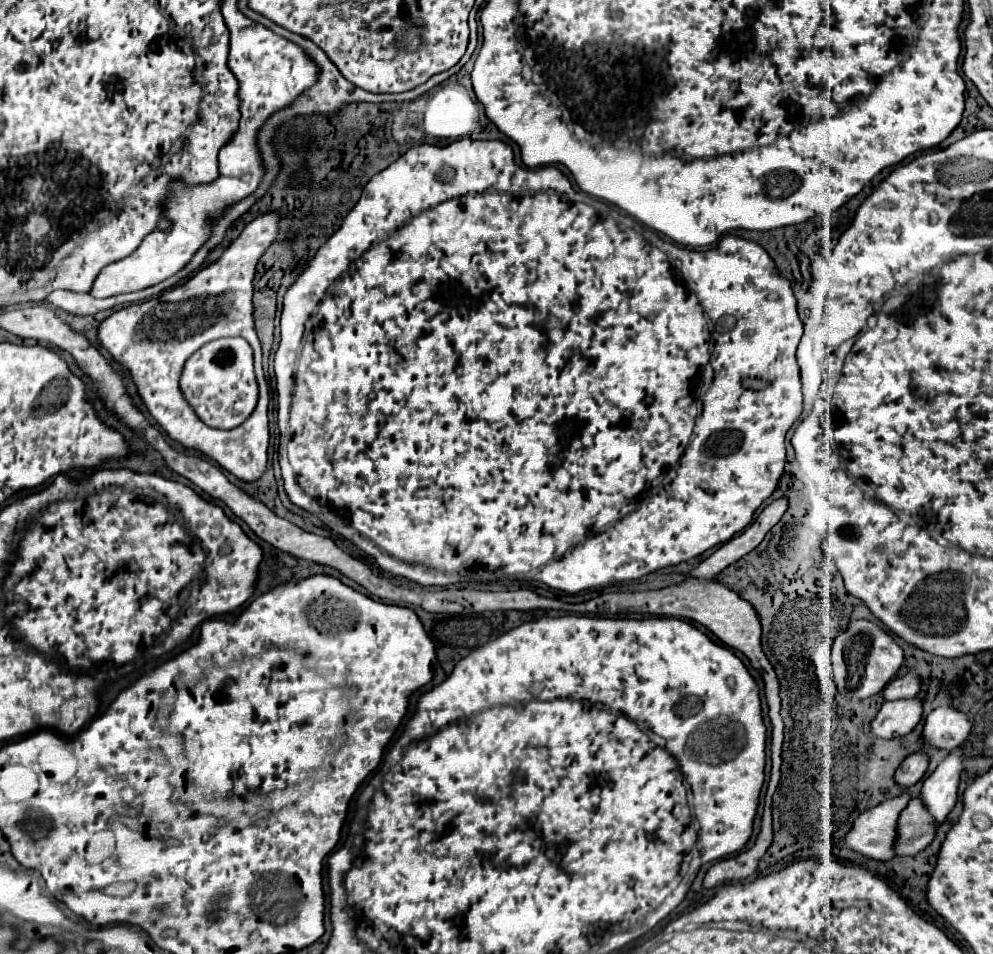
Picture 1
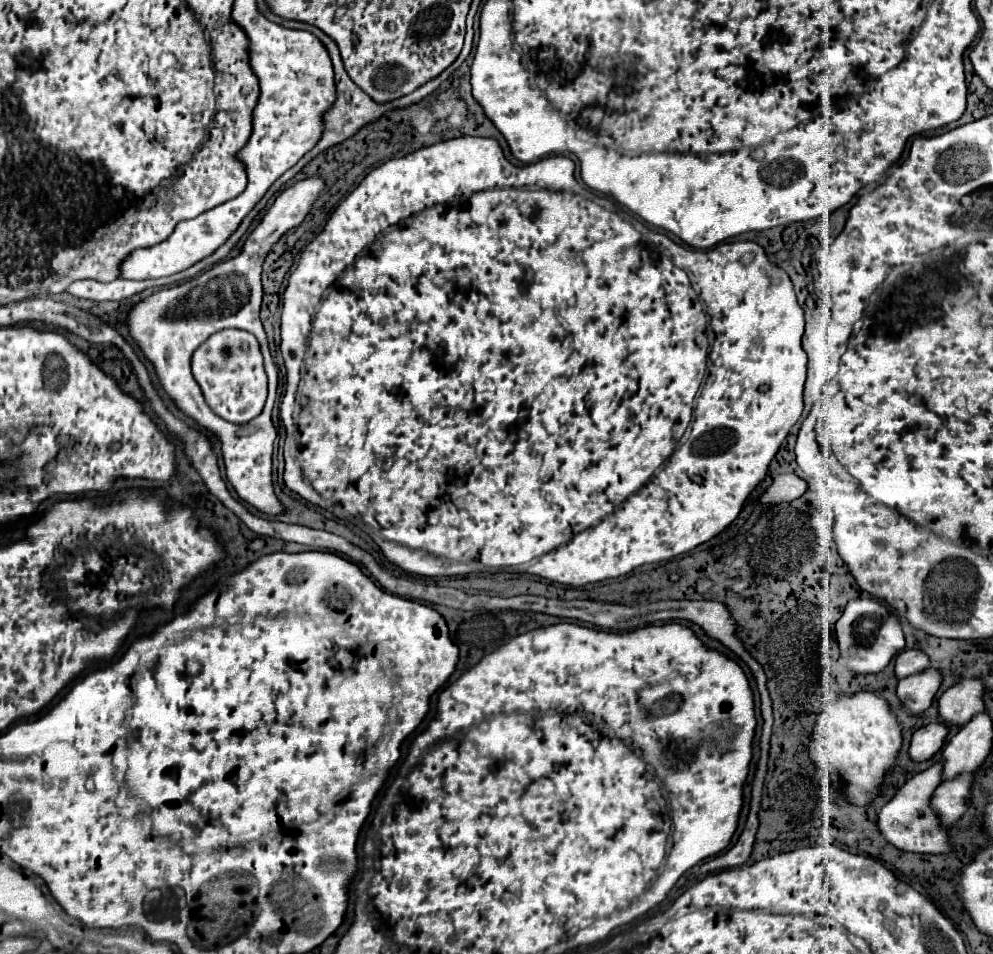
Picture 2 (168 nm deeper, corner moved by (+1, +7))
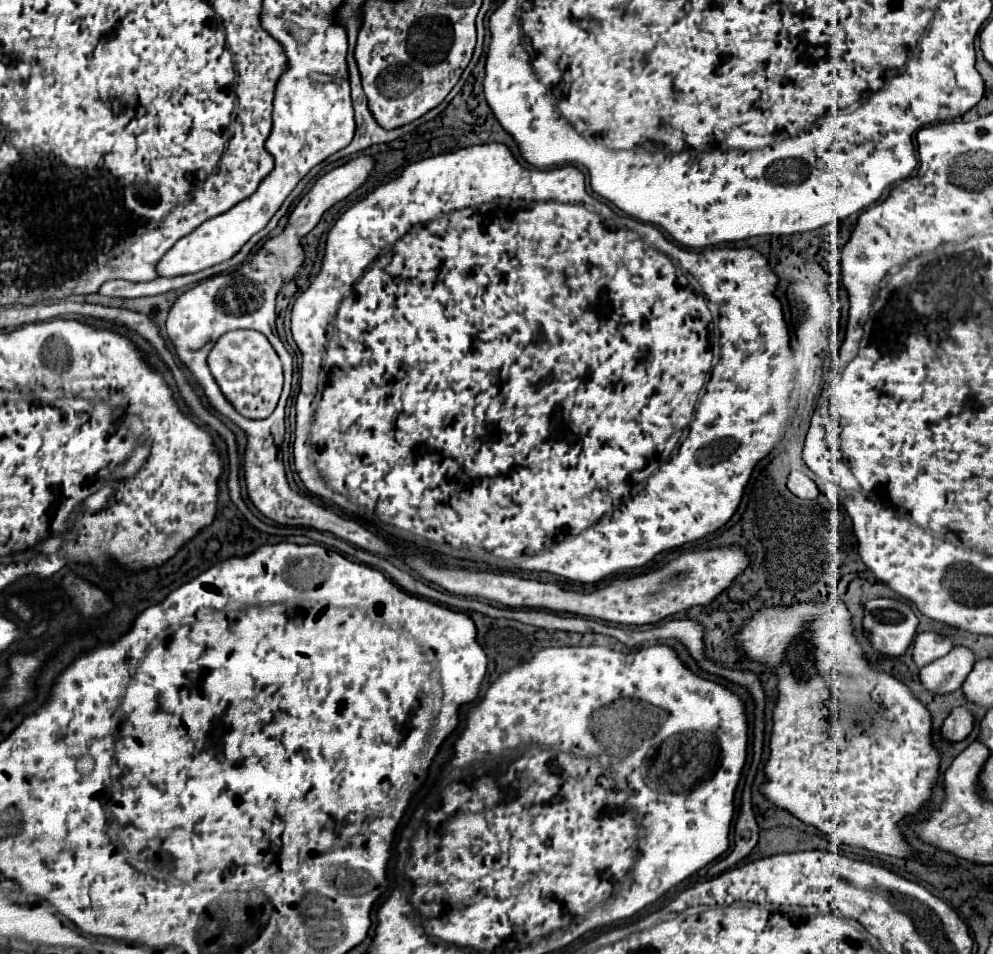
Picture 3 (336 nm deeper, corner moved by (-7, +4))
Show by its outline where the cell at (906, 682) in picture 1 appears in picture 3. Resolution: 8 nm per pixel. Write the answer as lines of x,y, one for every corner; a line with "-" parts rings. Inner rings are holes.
922,631
914,639
914,661
918,667
924,667
952,649
952,641
934,631

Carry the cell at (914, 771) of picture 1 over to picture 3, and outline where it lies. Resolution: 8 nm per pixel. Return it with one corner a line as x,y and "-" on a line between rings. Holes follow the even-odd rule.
954,707
942,725
942,737
948,741
962,741
974,727
974,713
966,707

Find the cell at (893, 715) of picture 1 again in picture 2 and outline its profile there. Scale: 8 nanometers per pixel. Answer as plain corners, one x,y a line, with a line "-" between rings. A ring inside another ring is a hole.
934,668
918,672
898,682
896,696
904,710
910,714
922,714
934,700
934,694
940,686
940,674

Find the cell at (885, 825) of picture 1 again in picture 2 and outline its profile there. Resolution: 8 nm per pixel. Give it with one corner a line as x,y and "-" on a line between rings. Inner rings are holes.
934,764
928,770
910,778
896,792
896,796
882,806
880,816
878,816
878,830
880,830
880,834
884,836
886,842
890,842
892,846
896,846
898,850
904,850
904,852
942,854
942,852
950,850
946,832
940,828
940,822
936,820
936,814
928,806
930,794
934,792
934,788
938,784
940,784
940,764

